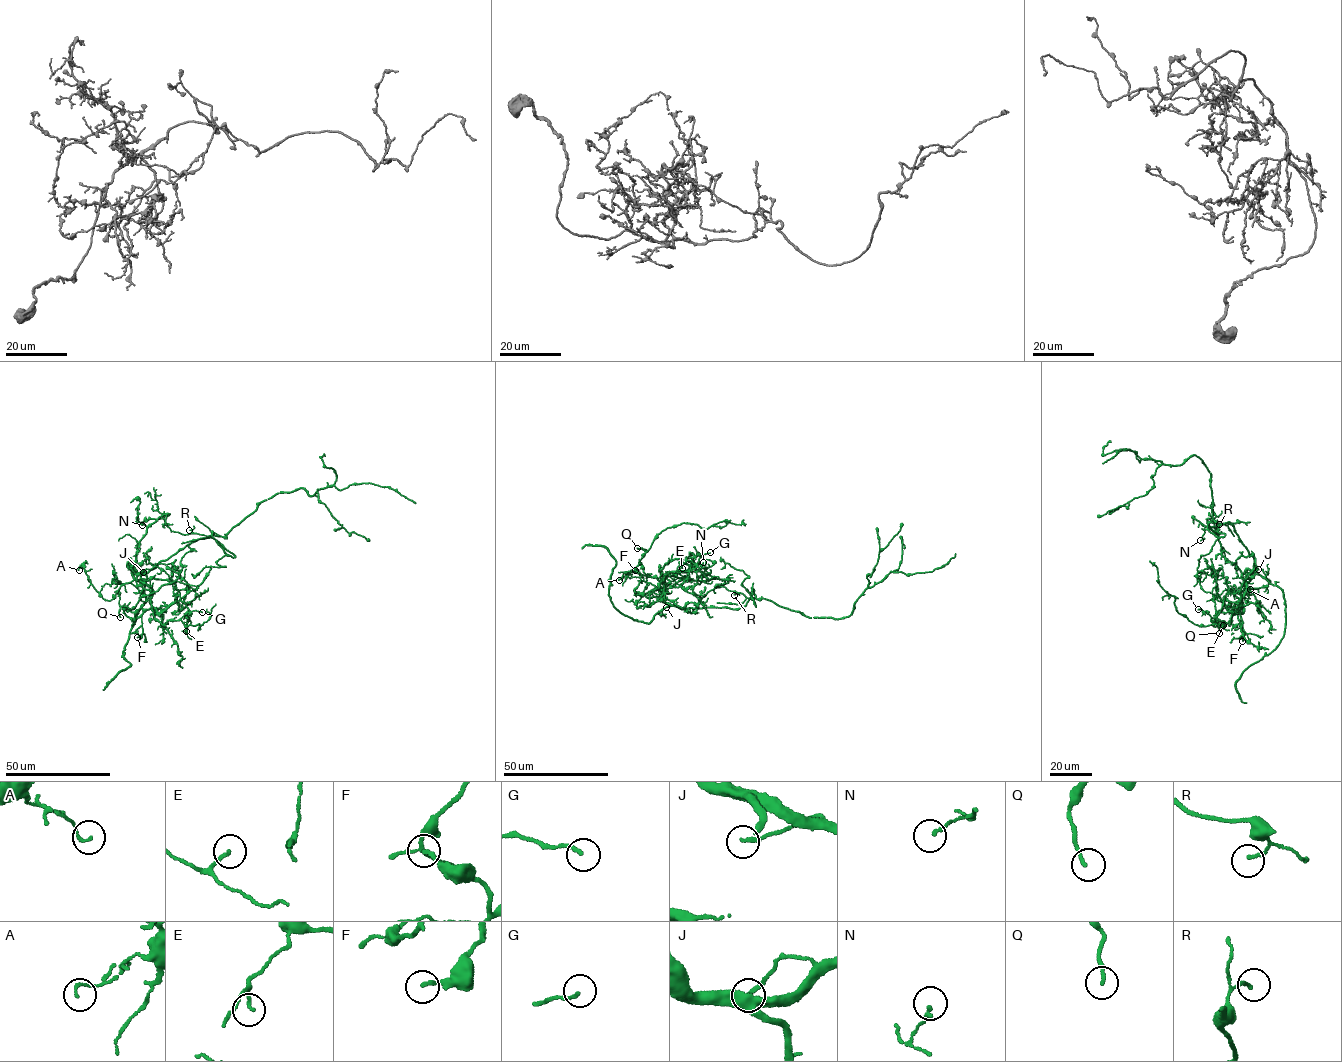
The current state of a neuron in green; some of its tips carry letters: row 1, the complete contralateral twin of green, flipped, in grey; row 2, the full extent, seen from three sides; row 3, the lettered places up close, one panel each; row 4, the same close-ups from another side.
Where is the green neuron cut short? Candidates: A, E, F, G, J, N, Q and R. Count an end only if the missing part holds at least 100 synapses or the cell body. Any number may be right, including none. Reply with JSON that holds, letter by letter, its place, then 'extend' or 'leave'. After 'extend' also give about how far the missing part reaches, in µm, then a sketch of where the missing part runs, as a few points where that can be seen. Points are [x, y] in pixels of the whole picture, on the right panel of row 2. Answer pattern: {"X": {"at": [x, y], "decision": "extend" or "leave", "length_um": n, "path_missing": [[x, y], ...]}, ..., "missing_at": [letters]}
{"A": {"at": [1250, 589], "decision": "leave"}, "E": {"at": [1223, 625], "decision": "leave"}, "F": {"at": [1242, 641], "decision": "leave"}, "G": {"at": [1198, 609], "decision": "leave"}, "J": {"at": [1258, 569], "decision": "leave"}, "N": {"at": [1200, 540], "decision": "leave"}, "Q": {"at": [1219, 633], "decision": "leave"}, "R": {"at": [1219, 524], "decision": "leave"}, "missing_at": []}

